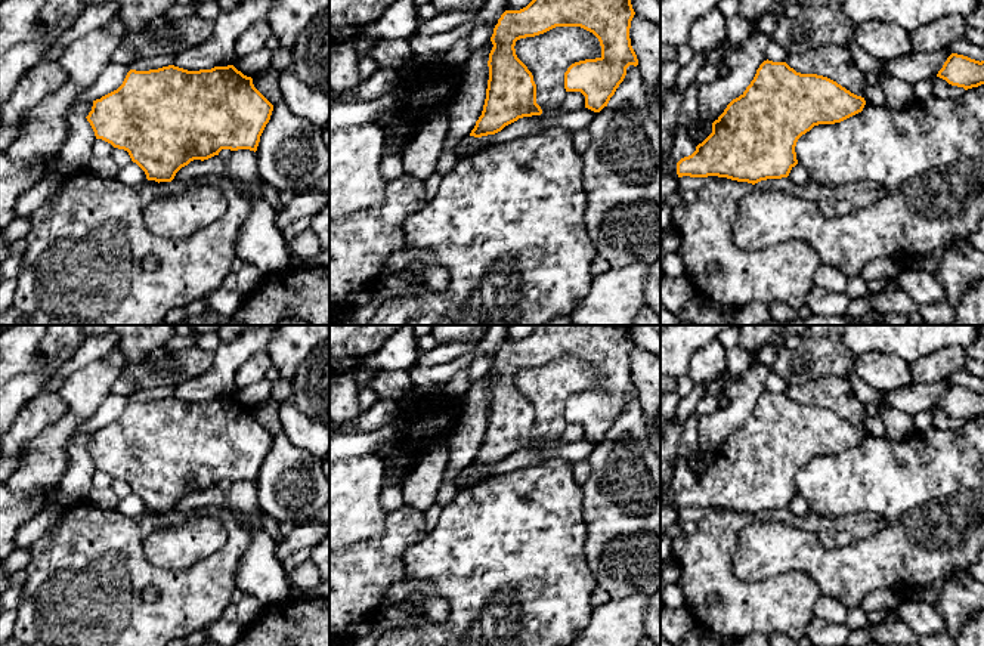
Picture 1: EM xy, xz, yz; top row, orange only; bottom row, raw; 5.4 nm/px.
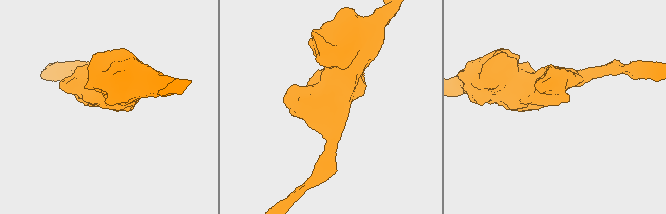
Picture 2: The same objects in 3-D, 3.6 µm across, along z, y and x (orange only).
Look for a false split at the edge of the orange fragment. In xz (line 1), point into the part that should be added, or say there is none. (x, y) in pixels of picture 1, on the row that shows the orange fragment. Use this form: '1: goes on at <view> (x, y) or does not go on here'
1: does not go on here

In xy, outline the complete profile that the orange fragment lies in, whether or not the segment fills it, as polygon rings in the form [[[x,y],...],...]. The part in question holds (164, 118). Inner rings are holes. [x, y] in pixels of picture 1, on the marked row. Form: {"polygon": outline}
{"polygon": [[[174,65],[149,71],[130,69],[123,84],[93,101],[86,117],[96,139],[129,152],[146,174],[148,180],[171,182],[176,173],[194,160],[208,160],[222,149],[257,151],[260,136],[270,120],[273,105],[254,87],[253,78],[244,75],[233,65],[211,69],[188,71]]]}

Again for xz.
{"polygon": [[[532,0],[520,10],[505,10],[493,28],[489,53],[489,80],[482,115],[470,136],[482,137],[501,132],[505,126],[523,117],[541,115],[536,103],[536,84],[532,72],[516,55],[516,41],[544,34],[556,27],[581,27],[592,33],[601,46],[601,56],[572,64],[564,72],[566,92],[581,92],[585,108],[600,112],[607,106],[629,65],[637,67],[638,59],[631,46],[629,28],[635,12],[631,0]]]}

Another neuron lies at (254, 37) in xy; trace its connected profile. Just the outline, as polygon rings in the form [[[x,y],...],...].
[[[262,19],[253,24],[239,35],[235,44],[235,55],[242,58],[263,49],[270,35],[272,25],[269,19]]]

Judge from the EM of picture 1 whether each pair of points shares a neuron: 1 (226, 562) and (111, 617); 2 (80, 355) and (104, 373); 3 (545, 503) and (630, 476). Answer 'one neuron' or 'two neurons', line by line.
1: one neuron
2: two neurons
3: two neurons

